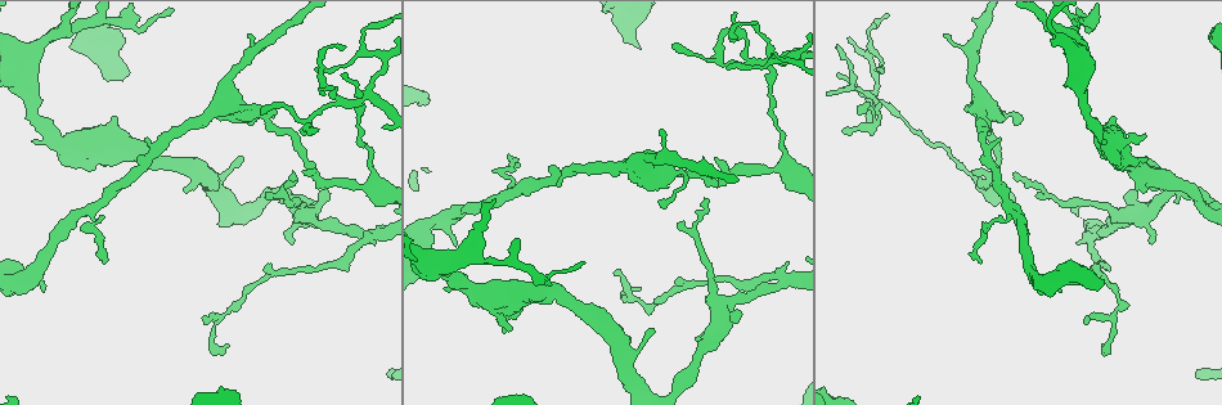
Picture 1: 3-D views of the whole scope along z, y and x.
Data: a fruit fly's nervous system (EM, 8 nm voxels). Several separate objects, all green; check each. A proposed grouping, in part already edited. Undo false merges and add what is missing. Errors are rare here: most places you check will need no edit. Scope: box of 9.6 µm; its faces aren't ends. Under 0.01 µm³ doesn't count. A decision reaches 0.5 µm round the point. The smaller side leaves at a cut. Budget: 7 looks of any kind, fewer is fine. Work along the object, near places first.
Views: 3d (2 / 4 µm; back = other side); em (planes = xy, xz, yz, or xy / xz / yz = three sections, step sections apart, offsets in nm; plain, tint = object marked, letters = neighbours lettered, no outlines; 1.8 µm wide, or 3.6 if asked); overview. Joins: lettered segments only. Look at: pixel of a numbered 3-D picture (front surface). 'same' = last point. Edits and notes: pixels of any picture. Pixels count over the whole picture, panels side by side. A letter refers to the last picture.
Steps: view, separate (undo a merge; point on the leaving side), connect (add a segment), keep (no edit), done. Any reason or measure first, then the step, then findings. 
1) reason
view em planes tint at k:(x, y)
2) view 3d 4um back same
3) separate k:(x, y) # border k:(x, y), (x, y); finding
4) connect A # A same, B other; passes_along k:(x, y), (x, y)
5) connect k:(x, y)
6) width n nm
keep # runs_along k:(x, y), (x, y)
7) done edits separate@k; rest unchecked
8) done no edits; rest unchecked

sudden change in width
view em planes letters at 1:(672, 175)

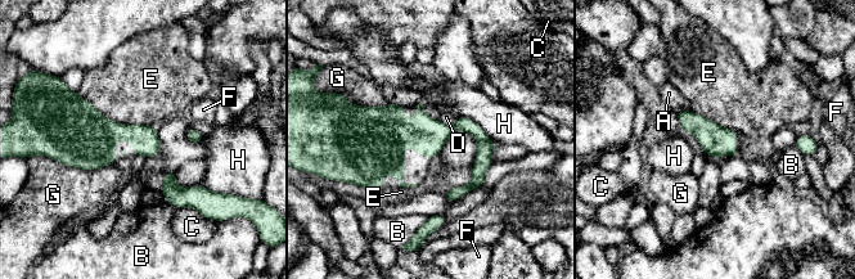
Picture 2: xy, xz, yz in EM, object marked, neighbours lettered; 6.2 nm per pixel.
keep # A other, B other, C other, D other, E other, F other, G other, H other; border 2:(77, 91), (109, 118), (156, 129); all the same neuron

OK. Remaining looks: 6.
a fork
view em planes tint at 1:(366, 236)

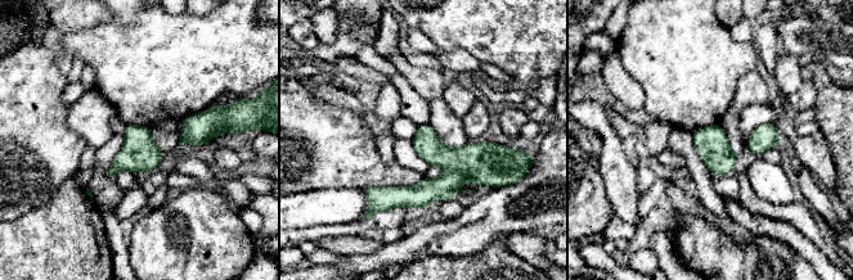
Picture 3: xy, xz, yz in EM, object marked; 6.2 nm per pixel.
view em planes letters same

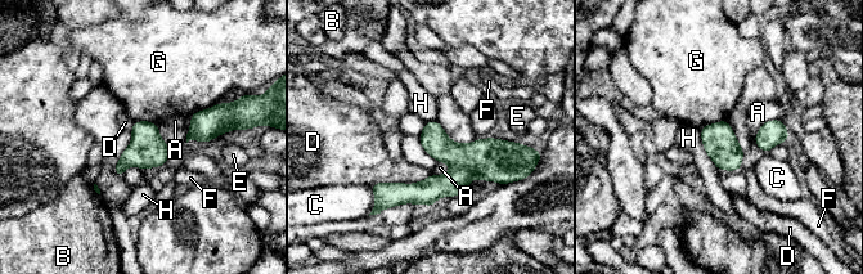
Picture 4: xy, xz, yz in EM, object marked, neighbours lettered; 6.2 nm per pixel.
keep # A other, B other, C other, D other, E other, F other, G other, H other; border 4:(431, 174), (412, 183), (371, 184); continuous, no second neuron

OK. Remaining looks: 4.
branch point
view 3d 4um at 1:(19, 284)

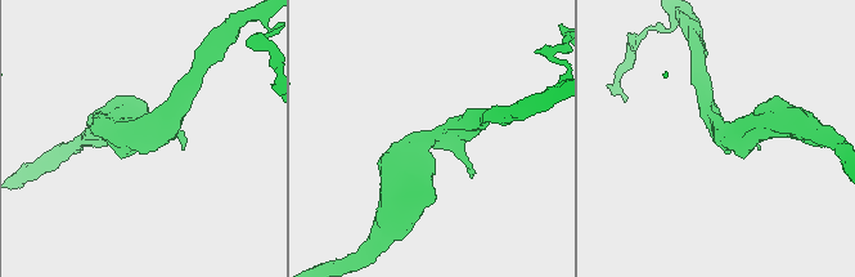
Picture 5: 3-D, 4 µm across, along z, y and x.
shape alone is not enough
view em 3.6um yz step 8 tint at 5:(433, 138)

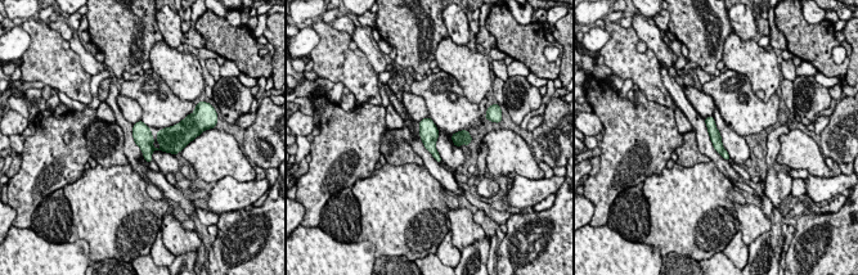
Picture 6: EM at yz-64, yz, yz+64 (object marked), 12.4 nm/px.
view em 3.6um planes letters same

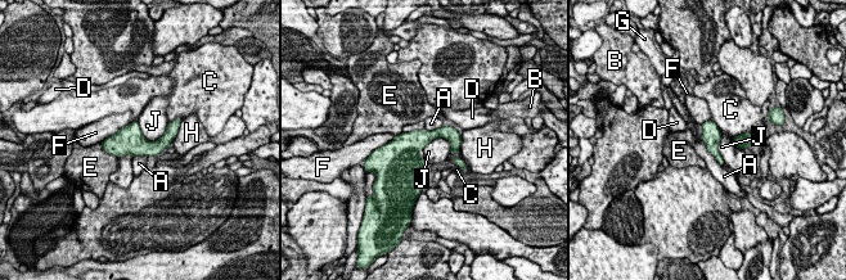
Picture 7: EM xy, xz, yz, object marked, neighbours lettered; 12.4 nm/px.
keep # A other, B other, C other, D other, E other, F other, G other, H other, J other; border 7:(136, 121), (148, 140), (167, 126); one neuron here

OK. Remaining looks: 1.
done no edits; rest unchecked

